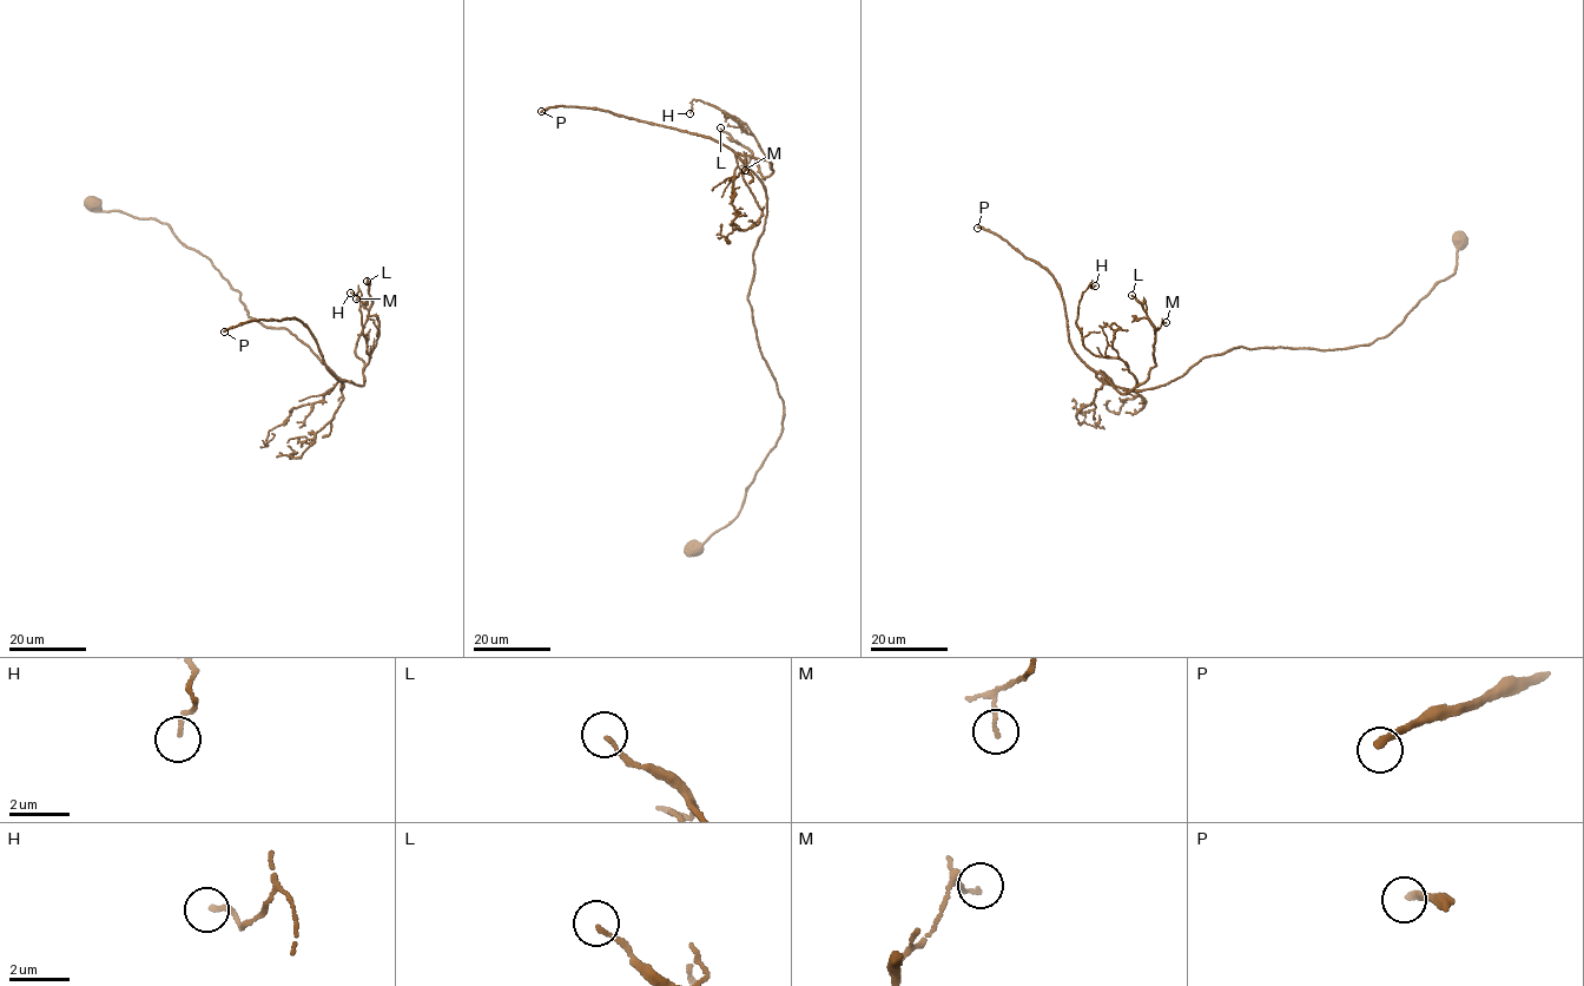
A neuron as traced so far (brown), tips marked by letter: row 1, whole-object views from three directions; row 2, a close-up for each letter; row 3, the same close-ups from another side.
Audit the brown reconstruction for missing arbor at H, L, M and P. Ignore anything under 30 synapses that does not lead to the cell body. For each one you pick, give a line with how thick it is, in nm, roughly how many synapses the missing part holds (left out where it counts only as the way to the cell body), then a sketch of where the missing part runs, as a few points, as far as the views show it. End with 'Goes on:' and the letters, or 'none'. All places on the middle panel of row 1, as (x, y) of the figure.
P: Thickness 240 nm. Roughly 140 synapses
Goes on: P

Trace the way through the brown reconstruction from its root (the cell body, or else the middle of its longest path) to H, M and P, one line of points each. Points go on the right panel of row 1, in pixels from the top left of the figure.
H: (1459, 238), (1372, 343), (1236, 347), (1140, 390), (1096, 374), (1126, 393), (1076, 324), (1095, 286)
M: (1459, 238), (1452, 275), (1372, 343), (1236, 347), (1140, 390), (1096, 376), (1121, 393), (1146, 382), (1166, 322)
P: (1459, 238), (1452, 275), (1372, 343), (1236, 347), (1130, 390), (1074, 350), (1051, 274), (977, 228)

